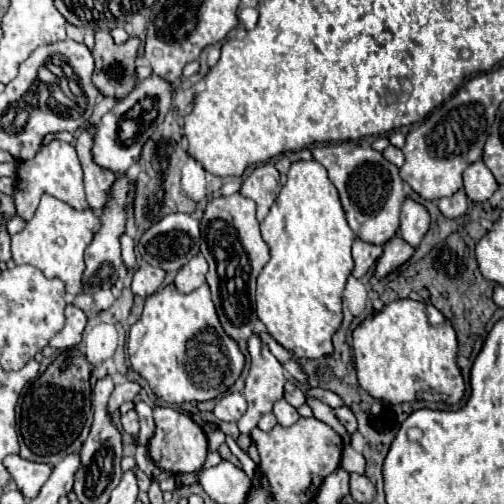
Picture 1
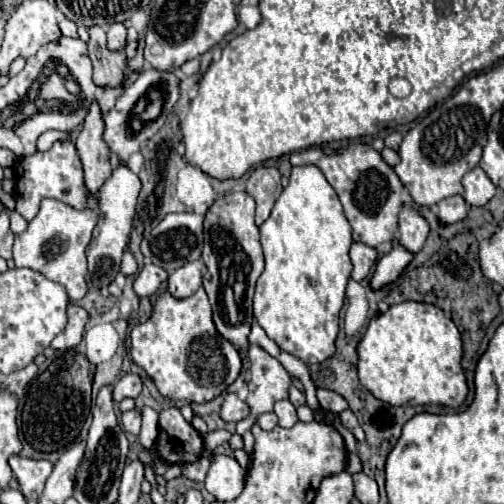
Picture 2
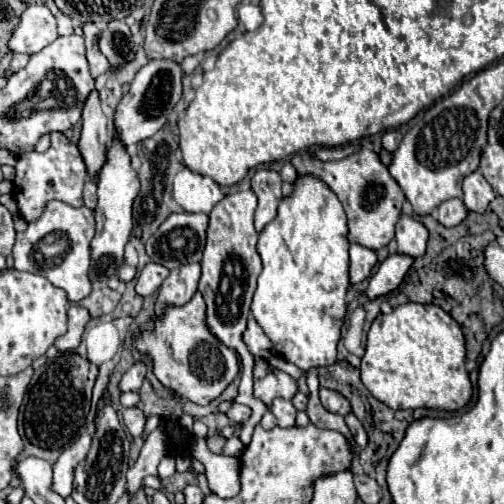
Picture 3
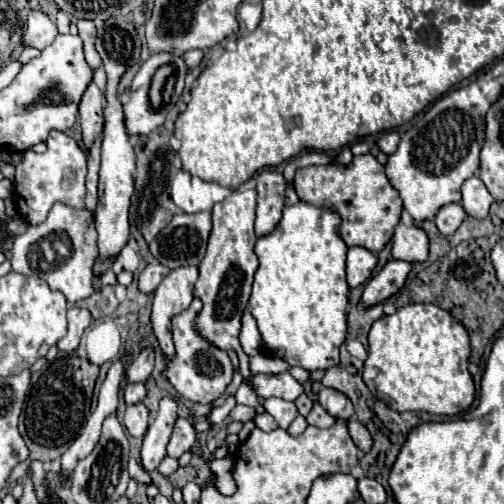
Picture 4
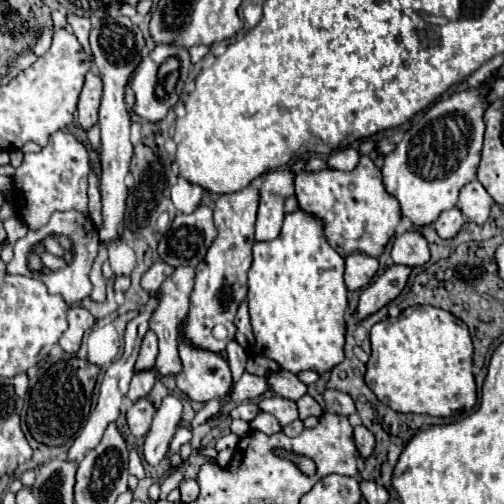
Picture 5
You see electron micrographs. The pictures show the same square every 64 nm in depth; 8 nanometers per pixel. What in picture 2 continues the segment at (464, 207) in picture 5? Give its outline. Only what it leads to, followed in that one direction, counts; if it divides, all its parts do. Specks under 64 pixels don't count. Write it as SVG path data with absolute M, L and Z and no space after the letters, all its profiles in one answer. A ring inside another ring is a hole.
M480 166L470 170L462 178L462 186L464 186L466 204L476 206L476 208L486 206L496 196L496 186L488 180L488 176L484 174L484 170Z

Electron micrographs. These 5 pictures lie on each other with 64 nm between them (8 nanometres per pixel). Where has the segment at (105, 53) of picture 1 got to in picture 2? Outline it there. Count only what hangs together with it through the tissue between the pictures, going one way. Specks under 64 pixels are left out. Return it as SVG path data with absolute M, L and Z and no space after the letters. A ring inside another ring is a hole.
M100 26L90 28L88 56L94 64L94 82L100 86L116 86L122 80L122 70L128 62L126 50L108 52L106 50L106 30Z

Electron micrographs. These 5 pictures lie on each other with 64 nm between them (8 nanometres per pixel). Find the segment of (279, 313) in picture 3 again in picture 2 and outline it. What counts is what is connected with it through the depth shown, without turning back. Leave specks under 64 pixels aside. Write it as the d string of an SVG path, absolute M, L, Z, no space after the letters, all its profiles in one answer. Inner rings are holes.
M294 166L290 184L284 188L274 204L270 218L260 226L260 244L264 250L266 268L258 278L254 294L254 318L264 332L278 344L280 350L296 356L306 366L320 364L334 356L334 342L338 336L340 310L344 306L344 292L350 280L352 262L348 256L352 244L352 230L342 212L342 204L316 166Z

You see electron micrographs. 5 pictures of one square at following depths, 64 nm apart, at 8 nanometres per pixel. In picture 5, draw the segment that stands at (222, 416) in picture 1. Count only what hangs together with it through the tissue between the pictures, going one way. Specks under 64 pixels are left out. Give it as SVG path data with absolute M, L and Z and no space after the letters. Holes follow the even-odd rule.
M244 402L240 406L236 406L232 410L232 418L240 418L240 420L246 420L246 422L252 422L256 416L260 414L260 406L256 402Z

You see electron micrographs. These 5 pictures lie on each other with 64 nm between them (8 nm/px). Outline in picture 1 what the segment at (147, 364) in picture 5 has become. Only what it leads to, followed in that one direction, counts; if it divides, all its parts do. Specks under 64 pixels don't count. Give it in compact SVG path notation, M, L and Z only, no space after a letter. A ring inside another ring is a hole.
M124 380L124 382L120 382L120 384L114 388L114 392L112 392L110 400L108 400L108 410L110 410L110 414L114 414L122 402L134 400L134 398L138 396L138 392L140 392L140 384L138 384L138 382L134 382L134 380Z

